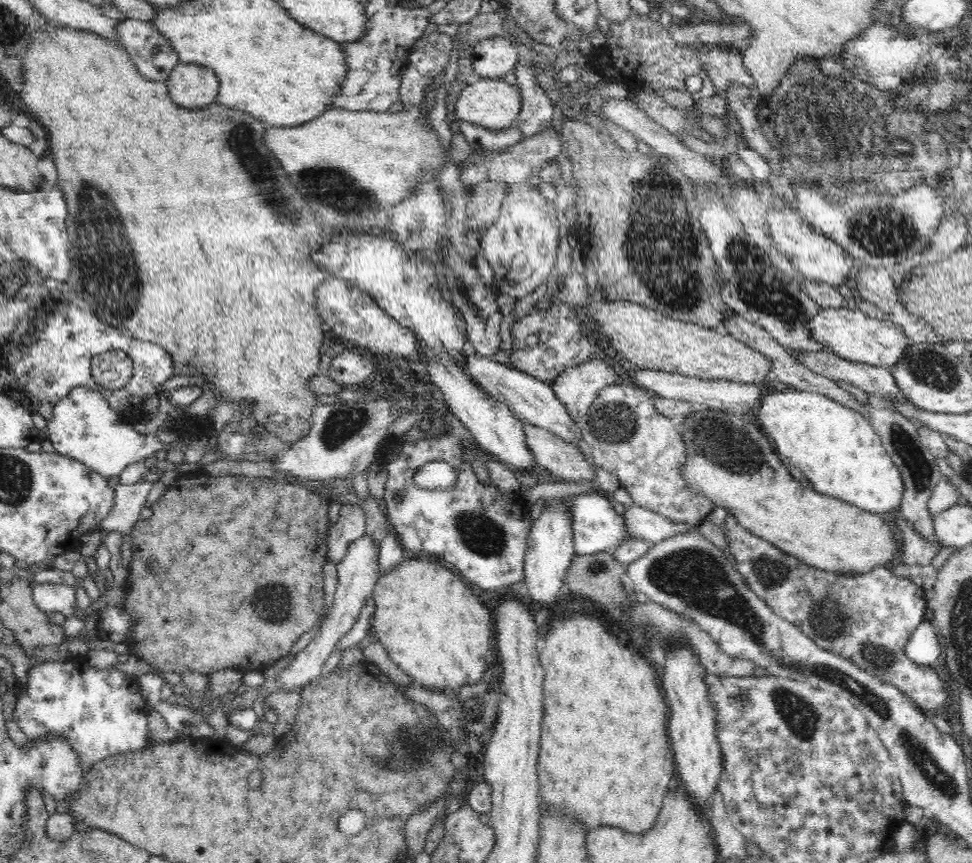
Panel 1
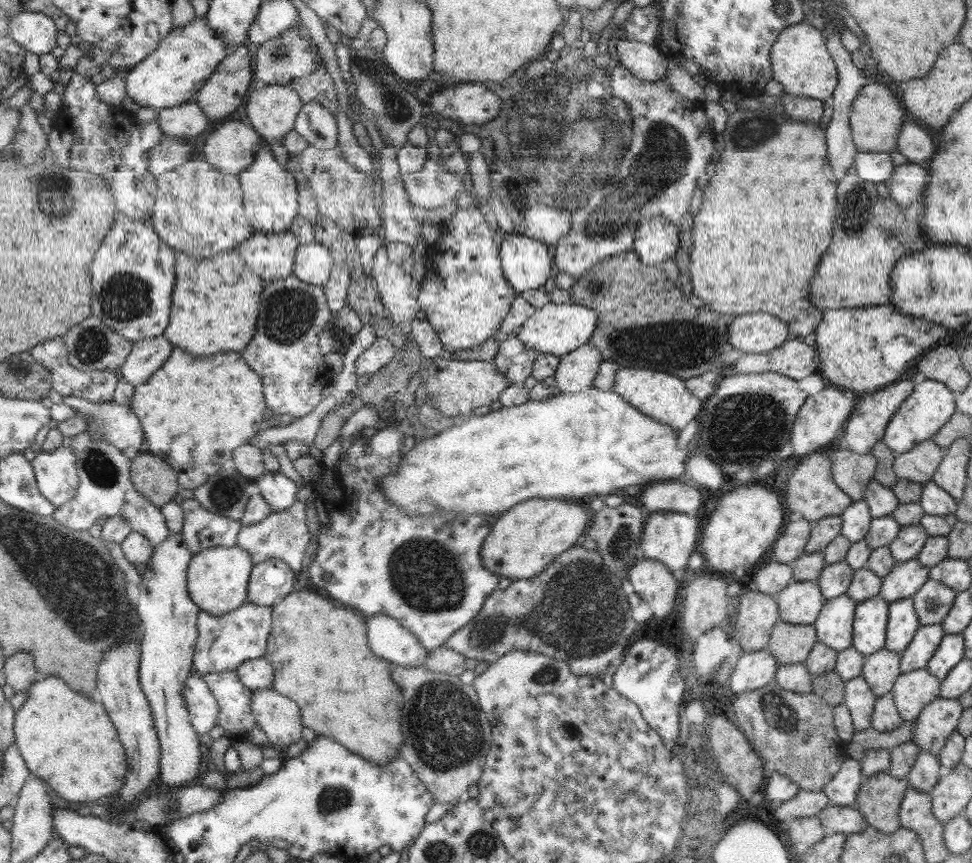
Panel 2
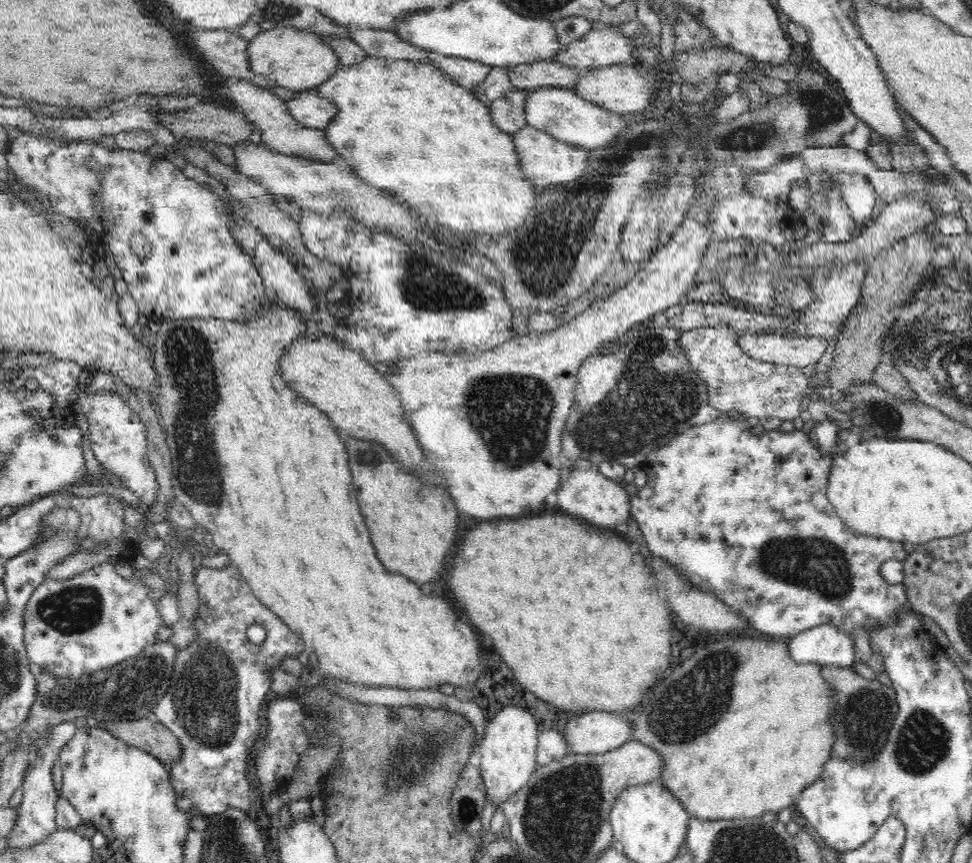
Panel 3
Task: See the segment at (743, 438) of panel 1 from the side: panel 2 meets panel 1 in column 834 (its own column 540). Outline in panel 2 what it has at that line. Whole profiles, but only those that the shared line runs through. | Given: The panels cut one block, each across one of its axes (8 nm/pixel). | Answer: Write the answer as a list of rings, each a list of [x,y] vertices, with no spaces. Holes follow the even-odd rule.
[[[534,498],[515,504],[496,518],[480,547],[482,567],[512,581],[533,578],[574,546],[586,534],[590,523],[584,508],[573,501]]]

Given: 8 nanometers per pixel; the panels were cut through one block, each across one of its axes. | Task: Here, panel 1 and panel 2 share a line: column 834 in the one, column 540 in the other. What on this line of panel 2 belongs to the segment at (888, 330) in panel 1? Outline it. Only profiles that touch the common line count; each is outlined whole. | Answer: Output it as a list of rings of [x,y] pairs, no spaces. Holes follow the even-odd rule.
[[[548,303],[534,311],[534,314],[526,320],[519,329],[517,337],[530,350],[539,353],[562,356],[574,352],[584,343],[588,343],[590,336],[594,334],[598,322],[598,314],[595,310],[574,303]]]

